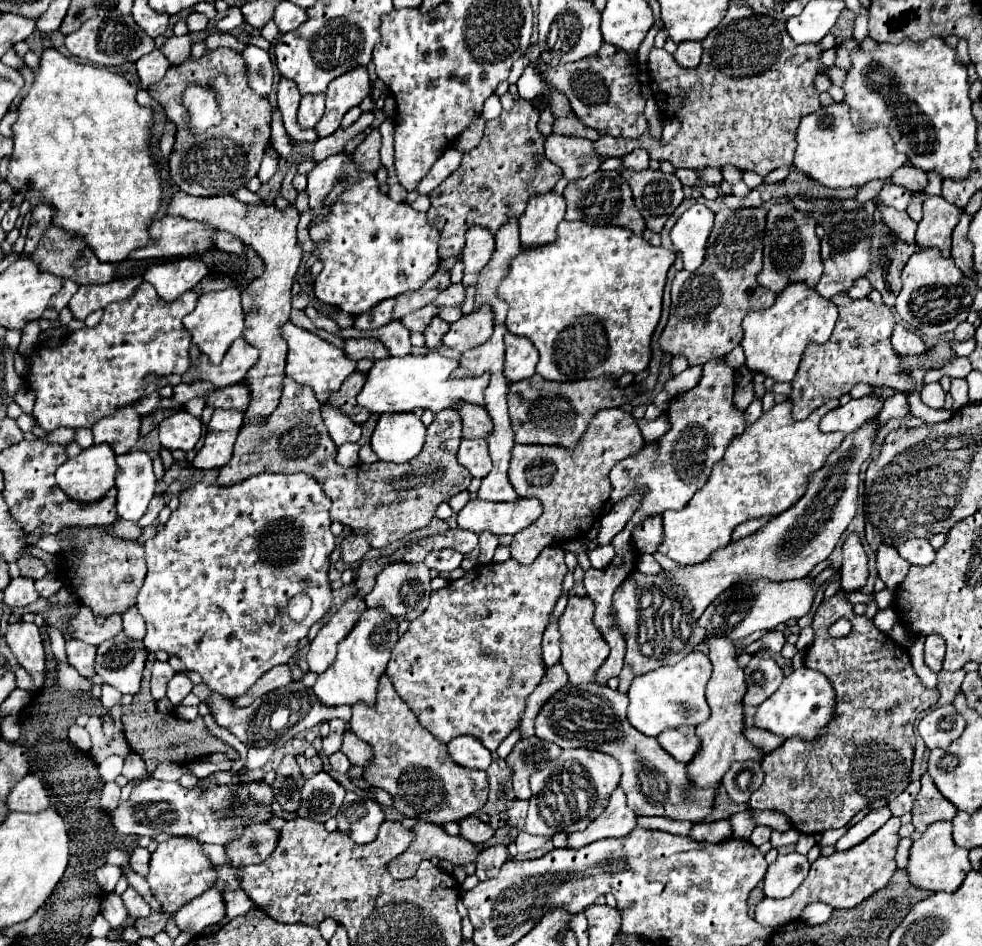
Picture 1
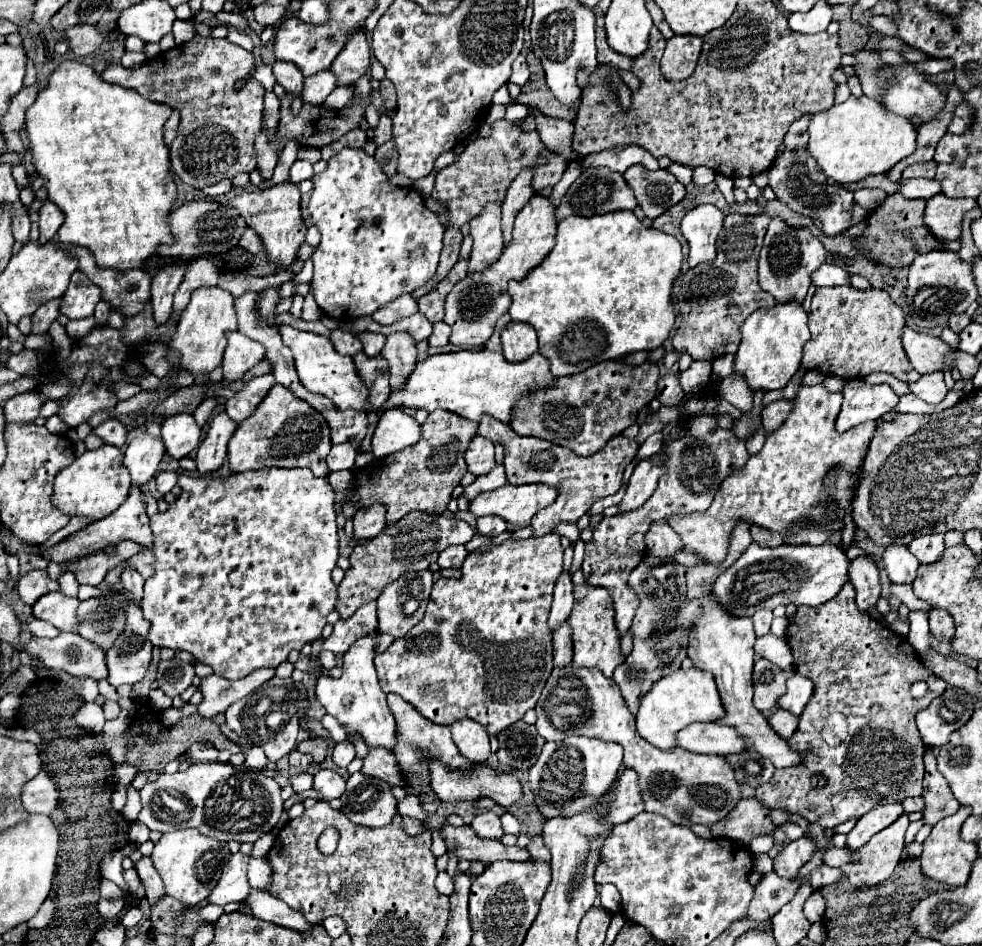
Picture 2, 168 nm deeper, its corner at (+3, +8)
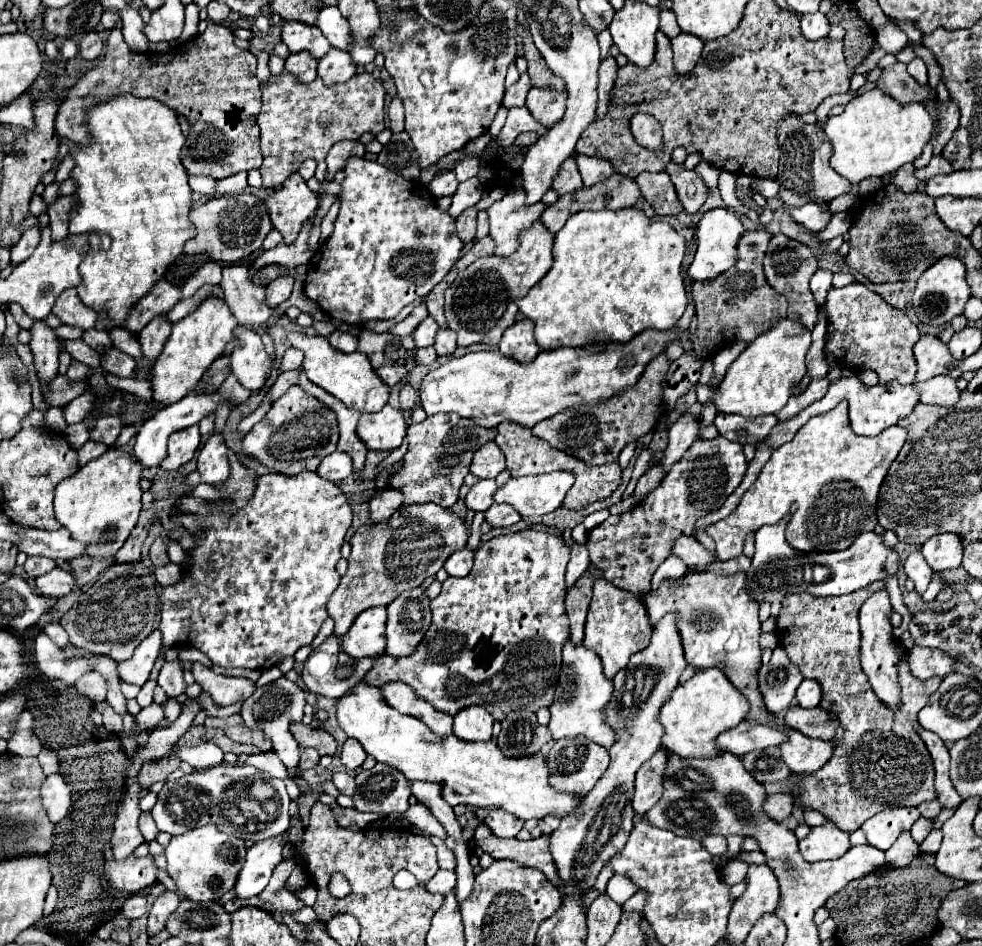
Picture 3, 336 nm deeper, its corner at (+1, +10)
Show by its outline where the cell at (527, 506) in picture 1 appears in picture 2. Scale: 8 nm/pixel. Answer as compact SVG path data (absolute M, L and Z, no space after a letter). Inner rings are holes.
M505 484L497 490L479 494L473 502L469 502L471 514L475 516L501 516L509 524L529 524L531 518L555 502L559 490L547 484Z

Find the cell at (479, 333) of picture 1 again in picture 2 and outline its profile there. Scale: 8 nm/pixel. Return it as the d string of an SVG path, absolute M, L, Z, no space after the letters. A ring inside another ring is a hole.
M533 196L531 202L517 214L515 226L513 226L513 240L507 244L503 256L499 262L485 272L469 272L465 278L461 278L453 290L445 298L445 322L451 326L451 344L461 346L483 346L495 330L497 320L509 310L511 296L507 292L507 282L517 278L523 280L535 266L543 262L543 258L553 250L555 246L555 232L557 232L557 220L555 220L555 206L549 198Z

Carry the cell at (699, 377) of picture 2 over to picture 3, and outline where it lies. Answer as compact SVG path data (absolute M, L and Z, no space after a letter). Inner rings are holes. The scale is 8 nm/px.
M781 318L769 330L759 334L729 366L725 380L719 390L709 390L706 384L697 383L697 400L701 404L713 400L717 412L741 414L741 416L763 416L775 414L787 404L791 388L805 376L805 354L811 346L811 330L797 318Z

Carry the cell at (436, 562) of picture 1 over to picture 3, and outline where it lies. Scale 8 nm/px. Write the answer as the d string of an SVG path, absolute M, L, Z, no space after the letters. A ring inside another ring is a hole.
M469 548L453 552L445 562L445 570L449 572L449 576L457 576L457 578L467 576L471 572L471 566L473 566L473 550Z

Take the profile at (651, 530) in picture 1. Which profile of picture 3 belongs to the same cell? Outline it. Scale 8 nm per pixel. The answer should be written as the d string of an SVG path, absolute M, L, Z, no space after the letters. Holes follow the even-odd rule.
M679 536L671 548L671 554L681 558L689 568L705 568L707 564L717 560L693 536Z

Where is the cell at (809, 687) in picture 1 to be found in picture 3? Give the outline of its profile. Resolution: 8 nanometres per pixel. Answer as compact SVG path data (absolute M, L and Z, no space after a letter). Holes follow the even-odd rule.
M803 680L797 688L797 702L801 708L815 708L821 700L821 686L817 680Z

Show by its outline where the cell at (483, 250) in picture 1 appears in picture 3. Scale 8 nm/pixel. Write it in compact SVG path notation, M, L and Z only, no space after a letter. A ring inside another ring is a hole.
M507 192L501 200L487 208L489 216L489 236L495 242L495 256L509 256L519 248L517 234L529 228L529 222L537 220L547 208L542 201L525 208L525 192Z

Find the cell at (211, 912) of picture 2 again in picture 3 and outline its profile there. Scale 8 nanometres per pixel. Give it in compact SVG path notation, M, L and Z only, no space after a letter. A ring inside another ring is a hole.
M283 860L275 868L275 872L273 872L273 876L271 876L271 880L267 884L267 888L259 896L253 896L249 900L237 900L237 898L229 900L229 902L225 902L225 910L231 914L231 912L235 912L241 906L255 906L255 908L261 908L261 910L271 912L271 914L285 912L285 910L287 912L295 912L297 908L303 906L303 902L299 902L295 898L295 894L291 894L285 888L285 880L291 876L291 872L293 872L295 866L297 864L293 860Z

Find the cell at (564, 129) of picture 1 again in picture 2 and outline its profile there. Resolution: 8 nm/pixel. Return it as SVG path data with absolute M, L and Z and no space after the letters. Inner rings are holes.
M529 52L527 54L527 64L529 64L529 70L531 70L531 78L529 82L523 86L523 92L521 96L517 98L519 104L527 104L531 108L537 108L541 110L545 116L551 116L551 118L565 118L565 120L573 120L575 118L575 110L569 110L567 106L563 106L553 94L551 90L547 90L547 84L545 84L545 74L543 74L543 66L539 62L539 58Z

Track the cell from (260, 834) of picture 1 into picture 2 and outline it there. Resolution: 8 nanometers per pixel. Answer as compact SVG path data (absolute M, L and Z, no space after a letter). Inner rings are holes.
M269 832L269 834L263 834L257 842L255 842L255 848L253 848L253 856L255 858L261 858L261 856L267 856L267 852L271 850L271 846L273 846L273 842L275 842L275 836Z

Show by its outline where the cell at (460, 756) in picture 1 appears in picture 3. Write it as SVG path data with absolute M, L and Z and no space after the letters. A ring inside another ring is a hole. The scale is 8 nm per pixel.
M463 708L455 716L453 734L465 742L489 742L493 718L483 708Z

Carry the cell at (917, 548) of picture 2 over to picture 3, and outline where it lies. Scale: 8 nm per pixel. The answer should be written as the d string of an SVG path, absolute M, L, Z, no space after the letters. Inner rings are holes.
M937 534L931 536L923 546L921 552L927 560L927 564L935 570L949 570L949 568L957 568L961 564L961 556L963 556L963 544L961 538L953 536L953 534Z

